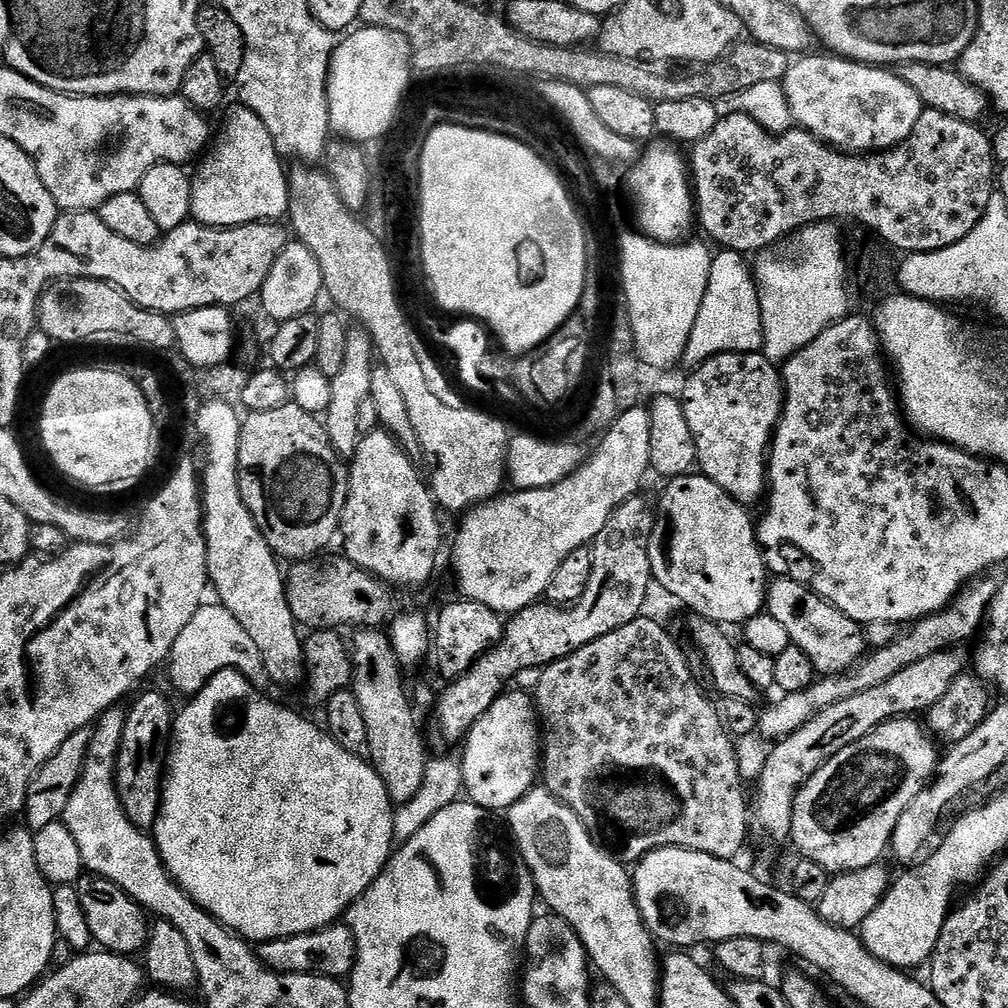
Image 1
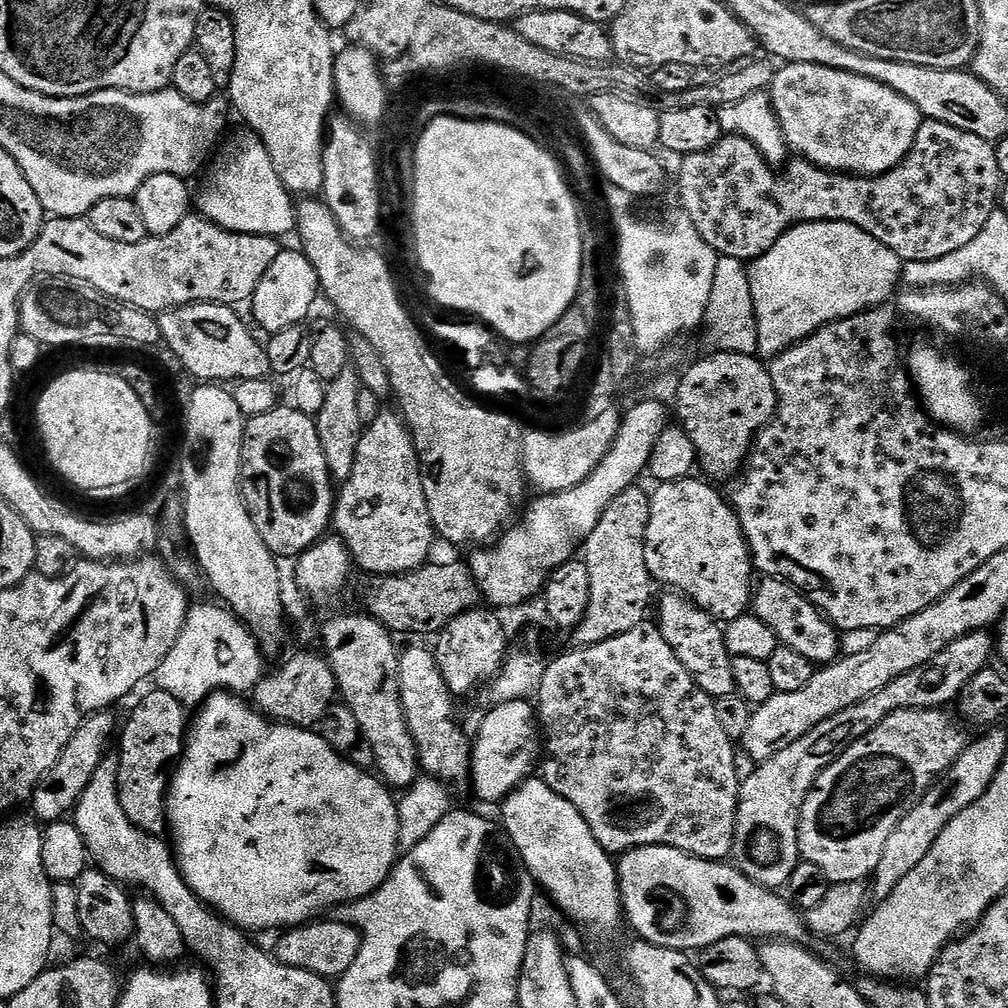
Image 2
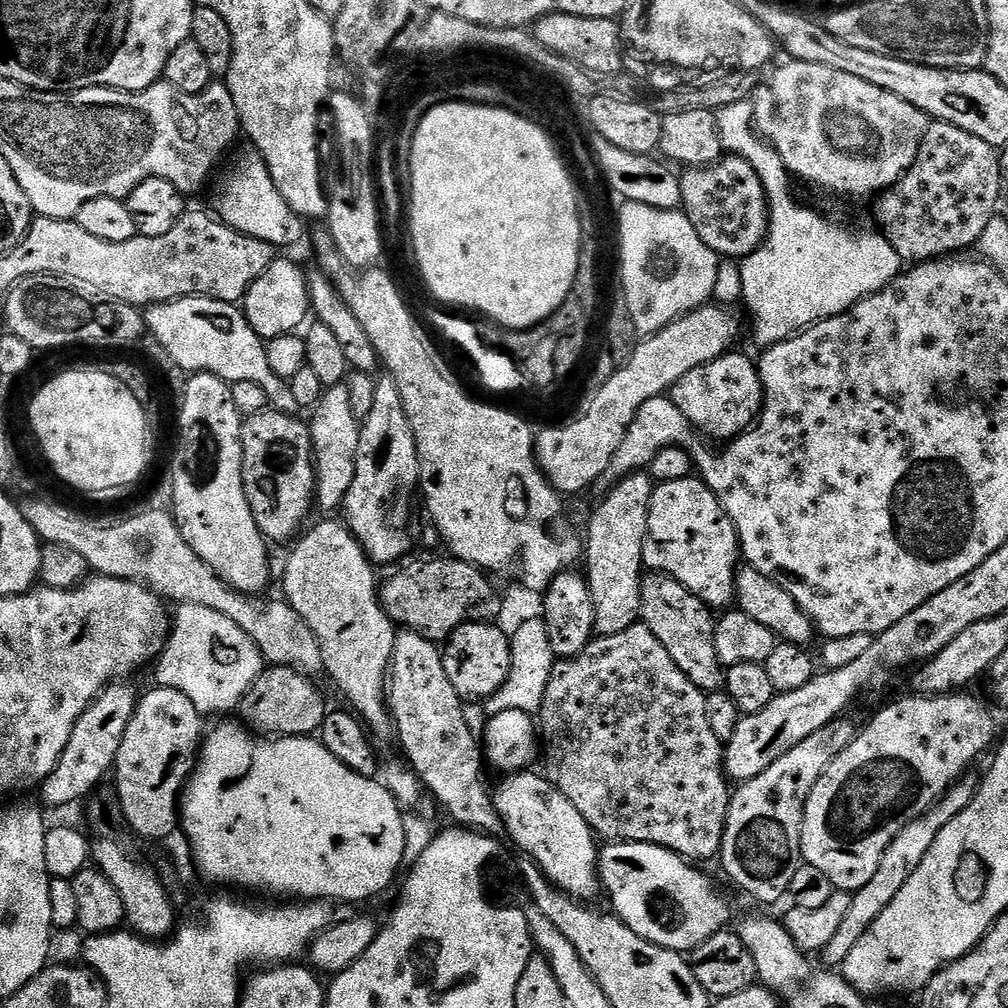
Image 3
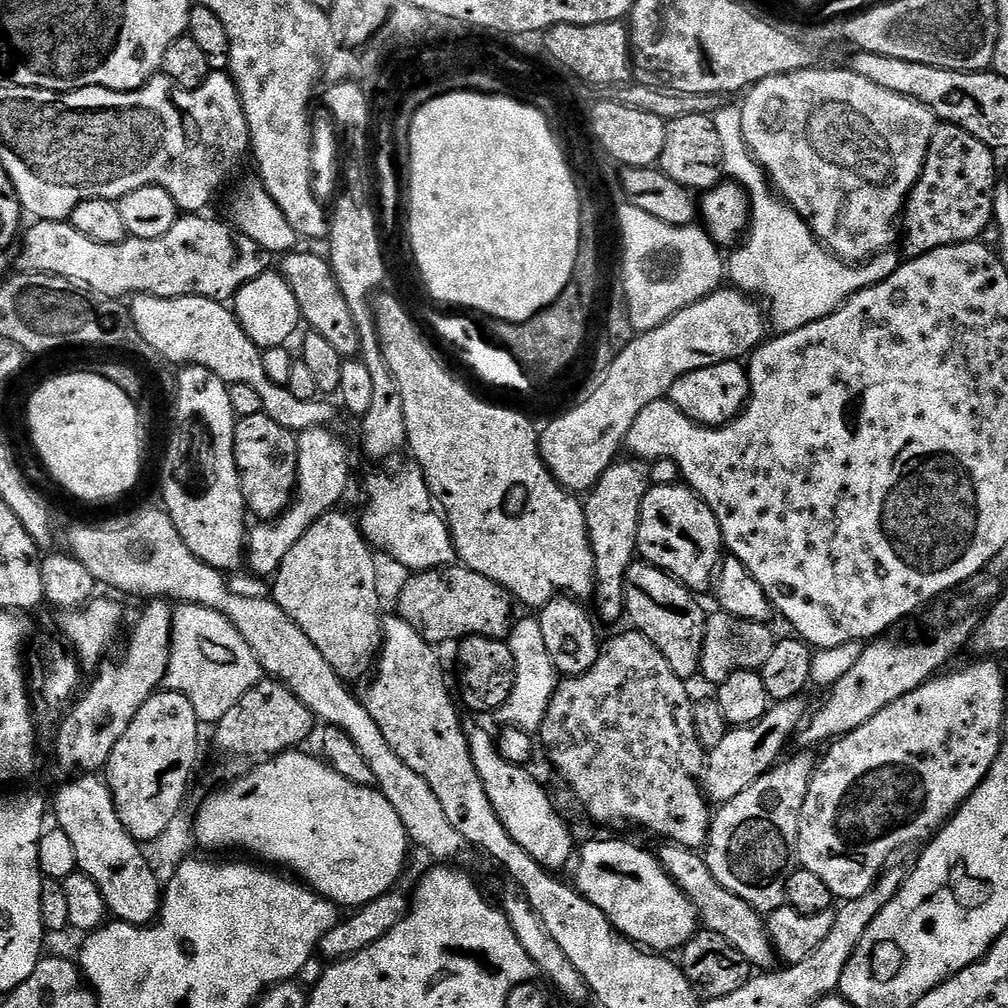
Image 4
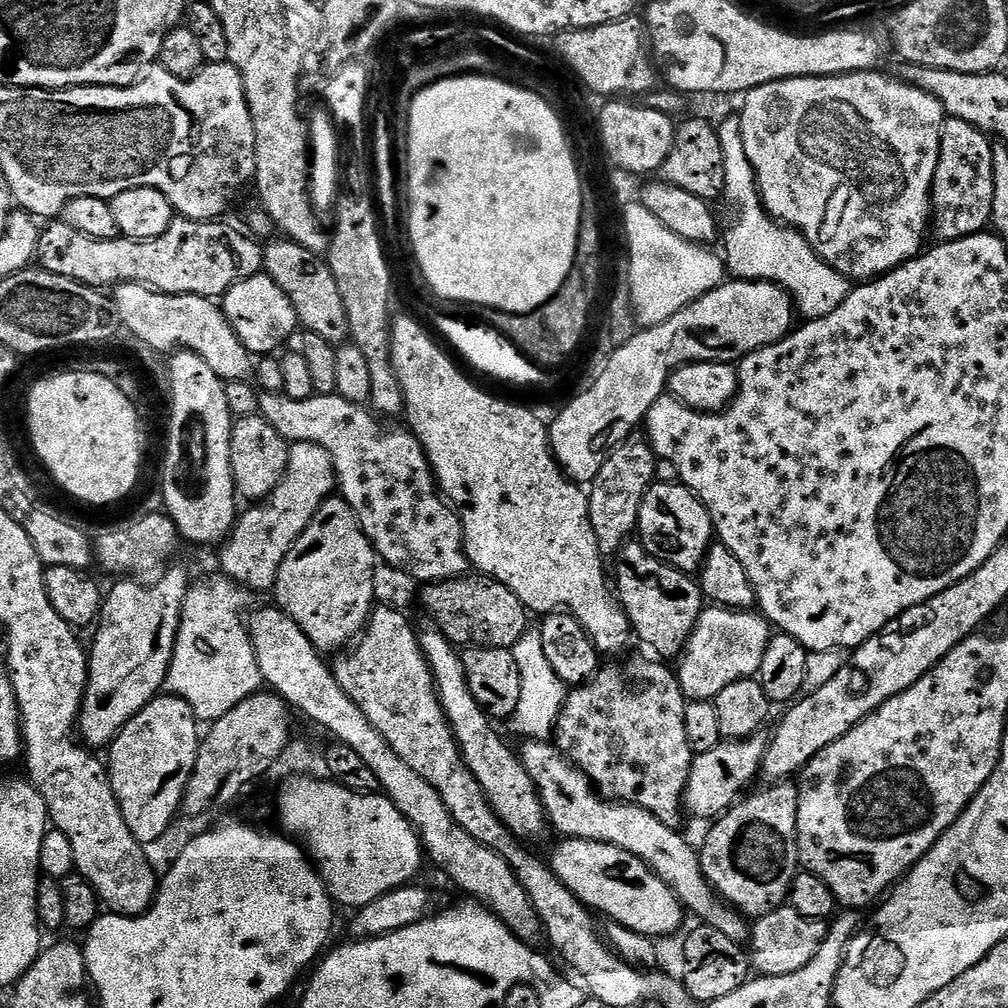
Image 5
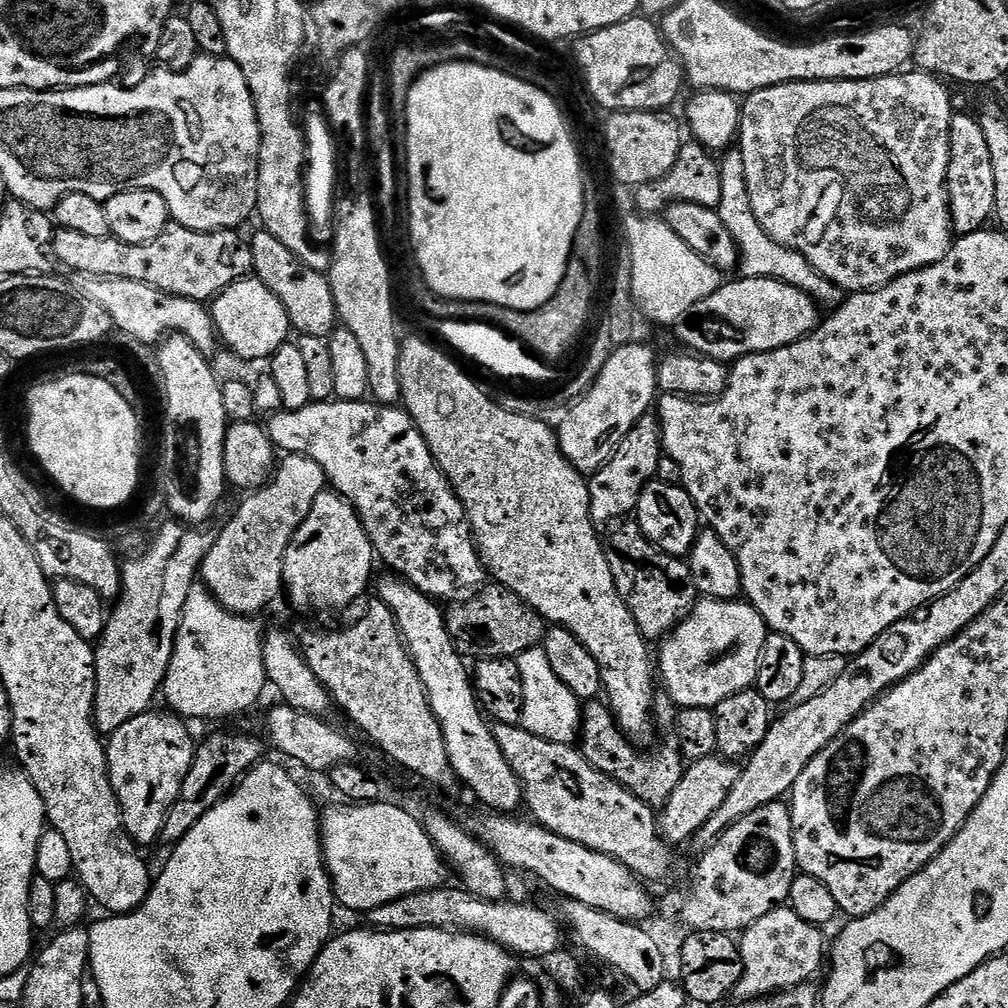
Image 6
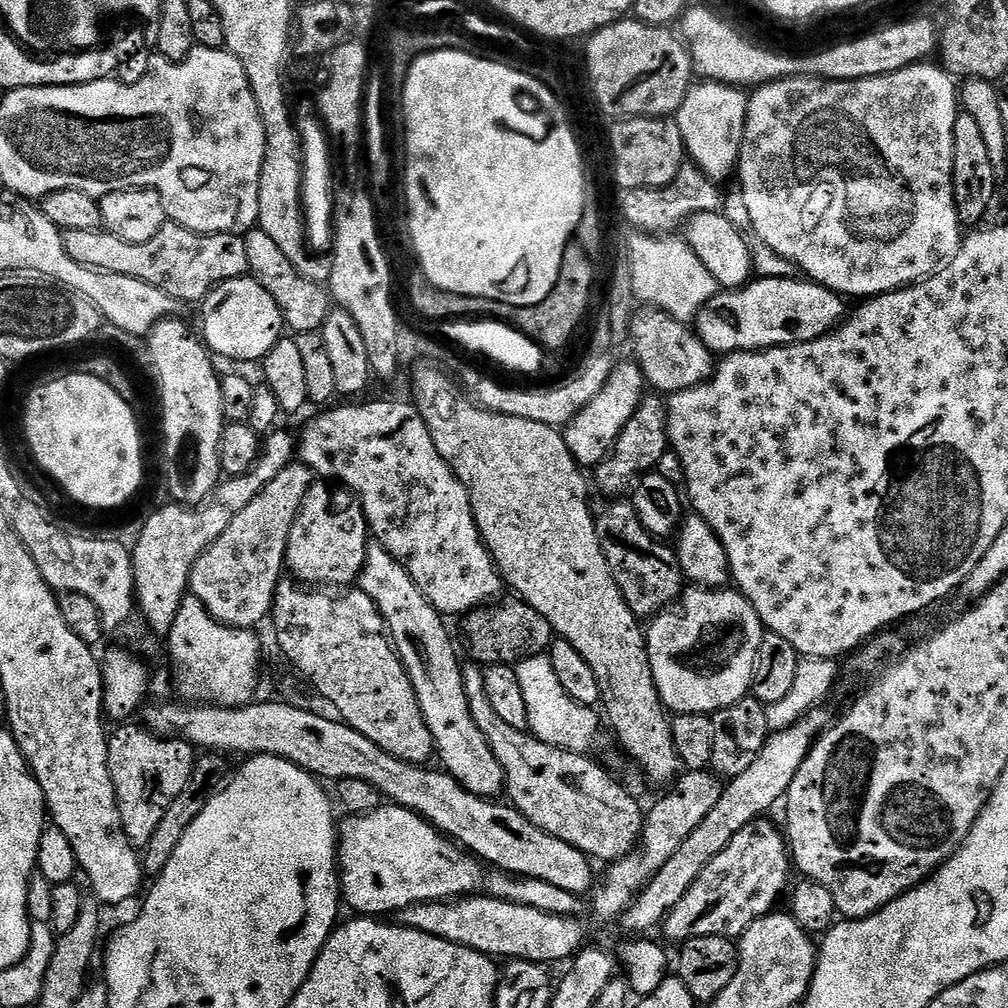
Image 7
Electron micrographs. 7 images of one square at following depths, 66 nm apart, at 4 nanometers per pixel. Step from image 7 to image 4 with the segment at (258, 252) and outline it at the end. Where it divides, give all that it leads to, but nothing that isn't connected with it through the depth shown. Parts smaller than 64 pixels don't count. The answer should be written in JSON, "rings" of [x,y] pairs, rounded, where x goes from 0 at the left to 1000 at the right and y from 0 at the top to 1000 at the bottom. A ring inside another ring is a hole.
{"rings":[[[298,249],[285,251],[279,257],[282,259],[276,263],[276,269],[284,276],[284,280],[292,288],[292,294],[296,296],[301,320],[306,321],[309,328],[319,331],[319,335],[323,335],[323,339],[327,339],[327,343],[331,343],[337,353],[356,354],[355,323],[351,321],[351,312],[347,312],[347,304],[343,304],[343,295],[340,294],[335,276],[332,275],[332,268],[320,253],[317,255],[313,250]]]}

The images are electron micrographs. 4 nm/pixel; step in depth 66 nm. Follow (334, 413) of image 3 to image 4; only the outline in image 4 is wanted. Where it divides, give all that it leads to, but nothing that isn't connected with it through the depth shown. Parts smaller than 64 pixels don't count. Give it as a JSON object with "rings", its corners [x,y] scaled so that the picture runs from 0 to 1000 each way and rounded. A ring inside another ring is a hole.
{"rings":[[[328,424],[305,425],[300,427],[294,434],[296,438],[296,470],[294,471],[294,487],[292,495],[283,508],[275,512],[273,516],[265,518],[254,518],[249,521],[244,533],[244,560],[250,563],[258,571],[273,572],[274,566],[278,563],[280,554],[288,550],[288,546],[299,536],[300,530],[319,514],[319,510],[330,507],[333,500],[345,488],[345,475],[349,472],[349,460],[345,457],[345,444],[341,437],[333,429],[328,429]]]}

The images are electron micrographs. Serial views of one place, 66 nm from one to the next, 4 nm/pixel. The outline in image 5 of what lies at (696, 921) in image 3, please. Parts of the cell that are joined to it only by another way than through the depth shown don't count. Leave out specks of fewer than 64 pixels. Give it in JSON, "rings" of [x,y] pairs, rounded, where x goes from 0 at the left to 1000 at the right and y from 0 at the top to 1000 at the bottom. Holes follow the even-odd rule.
{"rings":[[[560,831],[548,845],[546,860],[556,874],[588,906],[596,905],[609,917],[616,917],[638,929],[667,929],[681,910],[673,890],[629,847],[613,839],[588,833]]]}

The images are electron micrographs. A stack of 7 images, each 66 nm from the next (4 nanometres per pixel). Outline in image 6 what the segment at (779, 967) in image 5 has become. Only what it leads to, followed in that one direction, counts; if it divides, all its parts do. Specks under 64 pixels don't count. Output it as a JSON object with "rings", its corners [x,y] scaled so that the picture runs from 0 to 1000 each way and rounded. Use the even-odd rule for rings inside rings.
{"rings":[[[781,899],[769,901],[764,907],[752,911],[752,915],[738,922],[732,933],[738,961],[728,985],[729,991],[734,994],[753,992],[803,975],[807,971],[805,968],[819,956],[817,928],[804,915],[796,915],[796,911]]]}

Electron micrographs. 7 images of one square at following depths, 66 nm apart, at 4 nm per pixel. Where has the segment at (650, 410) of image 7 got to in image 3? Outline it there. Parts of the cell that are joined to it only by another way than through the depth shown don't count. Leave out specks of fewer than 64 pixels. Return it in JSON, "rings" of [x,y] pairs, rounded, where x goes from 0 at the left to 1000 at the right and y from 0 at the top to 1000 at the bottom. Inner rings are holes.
{"rings":[[[642,467],[627,468],[610,477],[583,516],[581,574],[587,586],[591,627],[596,631],[617,629],[635,615],[635,576],[641,570],[639,535],[643,532],[643,503],[649,477]]]}

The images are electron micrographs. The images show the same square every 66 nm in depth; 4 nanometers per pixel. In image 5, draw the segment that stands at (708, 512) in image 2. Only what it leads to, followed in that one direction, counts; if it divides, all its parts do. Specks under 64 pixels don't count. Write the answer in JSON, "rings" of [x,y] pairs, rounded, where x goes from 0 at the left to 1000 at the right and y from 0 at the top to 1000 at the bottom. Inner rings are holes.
{"rings":[[[648,479],[637,494],[633,536],[649,554],[669,562],[675,567],[693,568],[708,539],[706,511],[681,481]]]}

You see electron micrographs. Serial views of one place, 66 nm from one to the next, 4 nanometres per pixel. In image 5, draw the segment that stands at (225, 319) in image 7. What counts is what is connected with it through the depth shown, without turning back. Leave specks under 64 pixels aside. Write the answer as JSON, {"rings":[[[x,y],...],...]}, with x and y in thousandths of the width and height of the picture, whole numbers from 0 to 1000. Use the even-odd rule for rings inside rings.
{"rings":[[[249,274],[228,284],[226,291],[220,295],[220,305],[232,331],[236,331],[240,343],[244,343],[251,354],[269,354],[283,344],[281,341],[290,332],[295,332],[296,318],[292,303],[288,301],[288,296],[284,296],[280,284],[276,284],[276,280],[267,274]]]}

